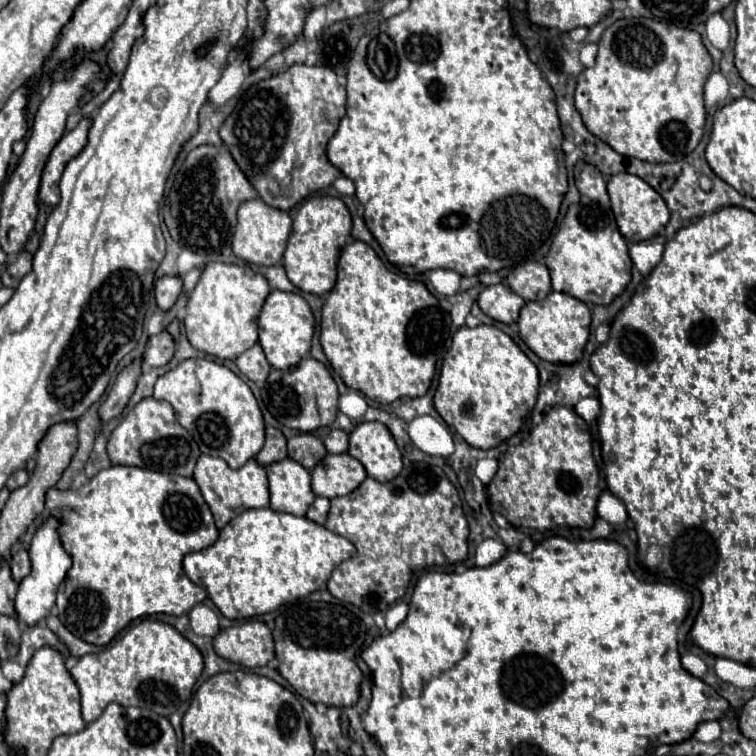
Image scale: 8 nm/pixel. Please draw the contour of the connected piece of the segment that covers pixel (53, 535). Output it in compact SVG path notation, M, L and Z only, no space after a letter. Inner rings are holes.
M48 516L38 526L38 530L34 532L32 544L28 548L30 560L32 560L32 572L20 582L20 588L18 588L18 594L16 594L16 602L14 602L18 620L28 624L28 626L36 624L38 620L42 620L42 618L46 618L50 614L50 608L56 602L58 584L66 578L66 572L72 566L72 558L70 558L70 554L64 550L62 542L60 542L60 534L58 534L60 524L62 522L56 516Z

